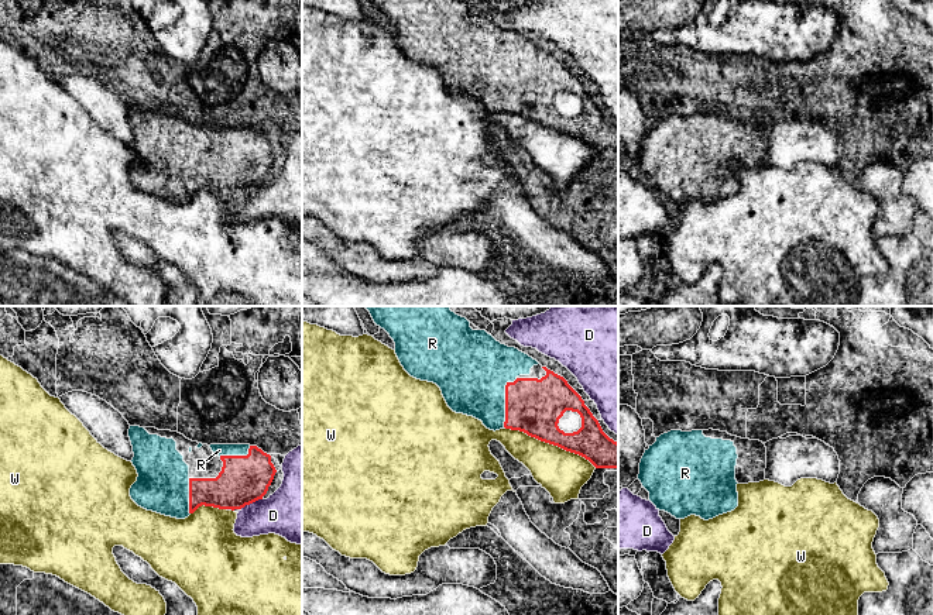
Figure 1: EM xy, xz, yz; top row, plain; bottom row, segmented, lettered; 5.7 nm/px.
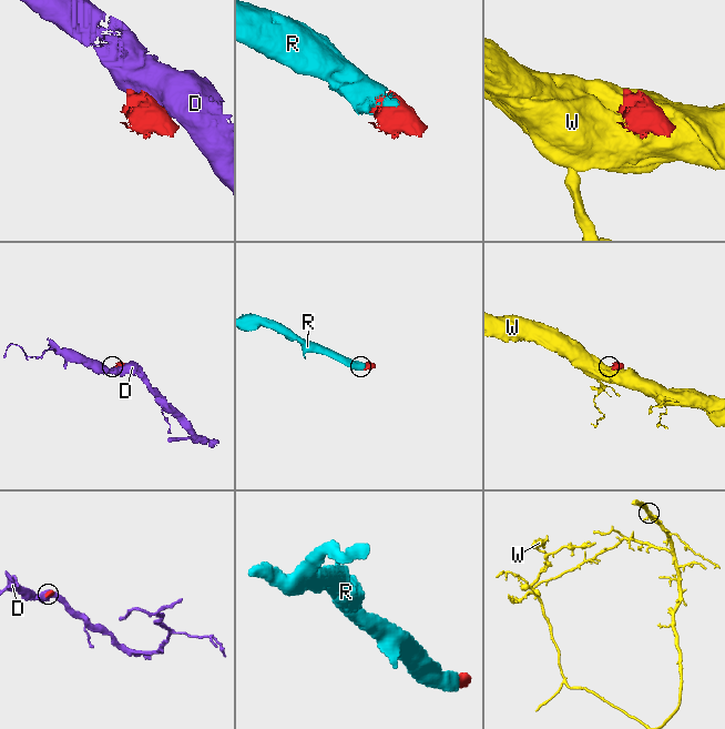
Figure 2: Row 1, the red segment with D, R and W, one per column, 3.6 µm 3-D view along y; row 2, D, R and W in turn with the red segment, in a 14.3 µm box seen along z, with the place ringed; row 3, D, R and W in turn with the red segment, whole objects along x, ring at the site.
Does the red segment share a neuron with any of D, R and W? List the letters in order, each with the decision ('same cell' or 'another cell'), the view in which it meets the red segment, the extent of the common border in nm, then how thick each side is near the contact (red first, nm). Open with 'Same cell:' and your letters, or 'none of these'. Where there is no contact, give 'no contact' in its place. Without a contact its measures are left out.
Same cell: R
D: another cell | xy | 150 nm | 280/320 nm
R: same cell | xz | 300 nm | 320/400 nm
W: another cell | xz | 600 nm | 320/260 nm

